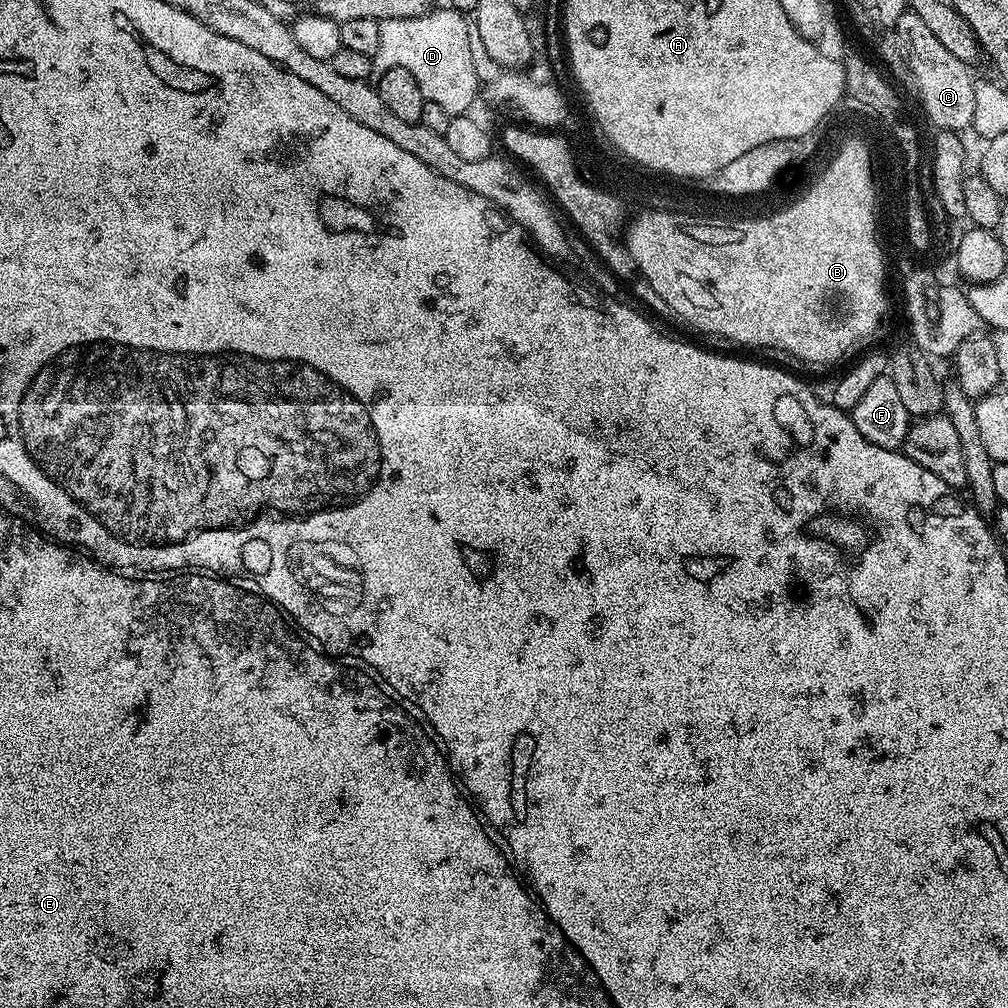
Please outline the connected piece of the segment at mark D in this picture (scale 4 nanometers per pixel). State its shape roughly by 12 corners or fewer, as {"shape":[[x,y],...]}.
{"shape":[[441,6],[380,21],[373,71],[404,69],[465,115],[480,83],[470,24]]}

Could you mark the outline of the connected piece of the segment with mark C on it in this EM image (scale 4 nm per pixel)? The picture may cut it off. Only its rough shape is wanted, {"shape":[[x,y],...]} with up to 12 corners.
{"shape":[[905,10],[895,32],[920,104],[942,132],[974,118],[973,69]]}

